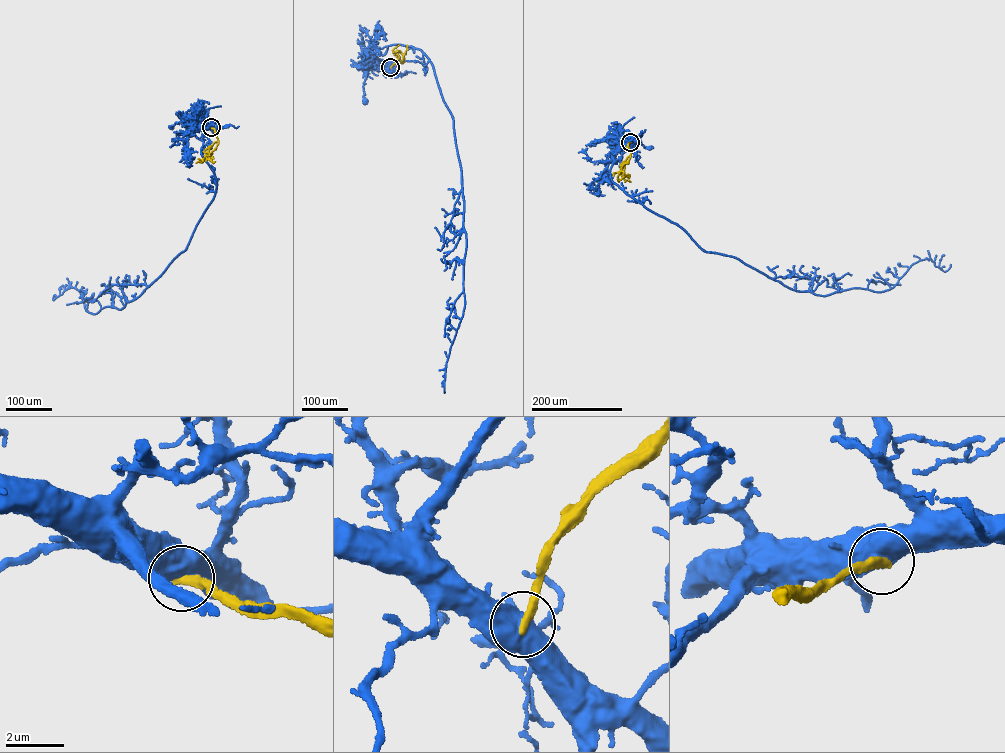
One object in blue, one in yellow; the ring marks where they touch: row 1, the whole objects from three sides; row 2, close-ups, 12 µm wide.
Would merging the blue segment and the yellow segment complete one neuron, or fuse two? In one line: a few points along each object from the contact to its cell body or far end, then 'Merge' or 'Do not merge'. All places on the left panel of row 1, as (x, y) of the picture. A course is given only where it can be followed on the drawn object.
Course of blue: (211, 127), (204, 125), (193, 132), (188, 124), (181, 122), (171, 127). Course of yellow: (211, 127), (218, 141), (210, 146), (202, 161), (196, 163). Do not merge

